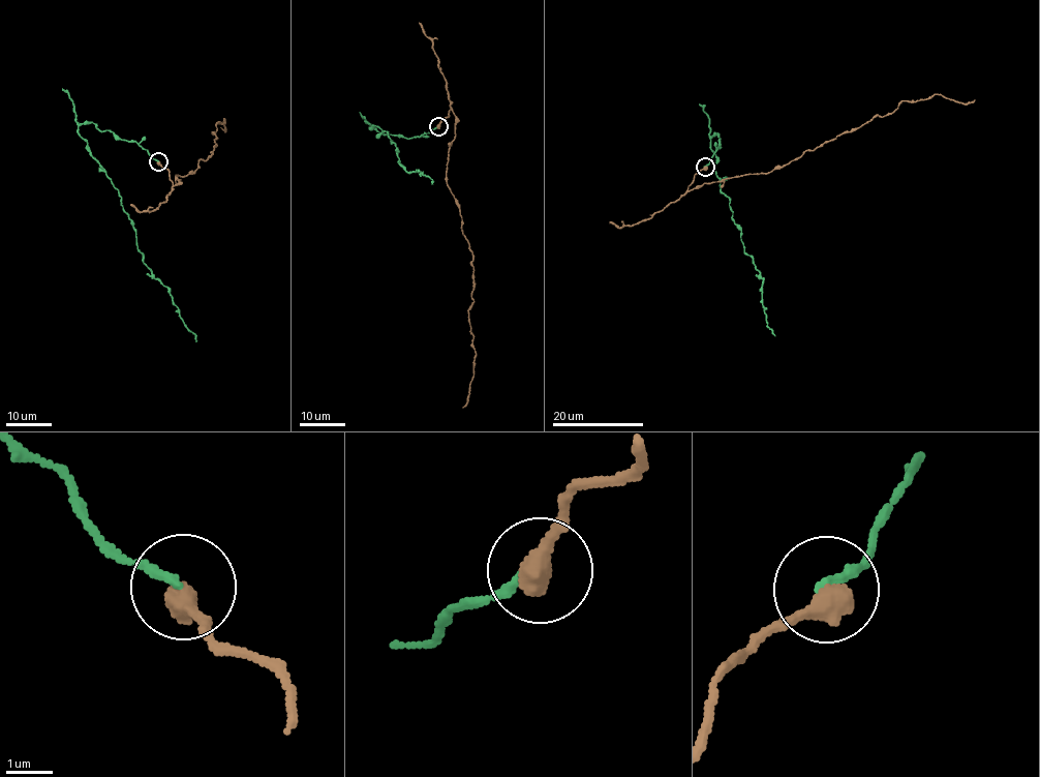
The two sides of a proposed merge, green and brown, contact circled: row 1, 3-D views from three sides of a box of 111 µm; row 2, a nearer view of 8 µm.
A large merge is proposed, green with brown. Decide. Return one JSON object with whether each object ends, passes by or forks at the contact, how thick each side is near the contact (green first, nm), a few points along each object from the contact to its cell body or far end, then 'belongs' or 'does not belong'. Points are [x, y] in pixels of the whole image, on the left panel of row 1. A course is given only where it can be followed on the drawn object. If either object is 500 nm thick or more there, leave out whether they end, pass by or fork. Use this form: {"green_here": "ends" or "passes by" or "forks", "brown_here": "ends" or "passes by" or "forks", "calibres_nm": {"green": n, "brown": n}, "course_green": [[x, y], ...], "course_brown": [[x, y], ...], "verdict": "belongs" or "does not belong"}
{"calibres_nm": {"green": 190, "brown": 550}, "course_green": [[158, 161], [135, 142], [92, 122], [78, 127], [119, 193], [143, 262], [167, 289], [197, 340]], "course_brown": [[159, 161], [179, 184], [175, 175], [194, 172], [212, 154], [212, 132], [223, 119], [225, 131], [220, 127]], "verdict": "does not belong"}

